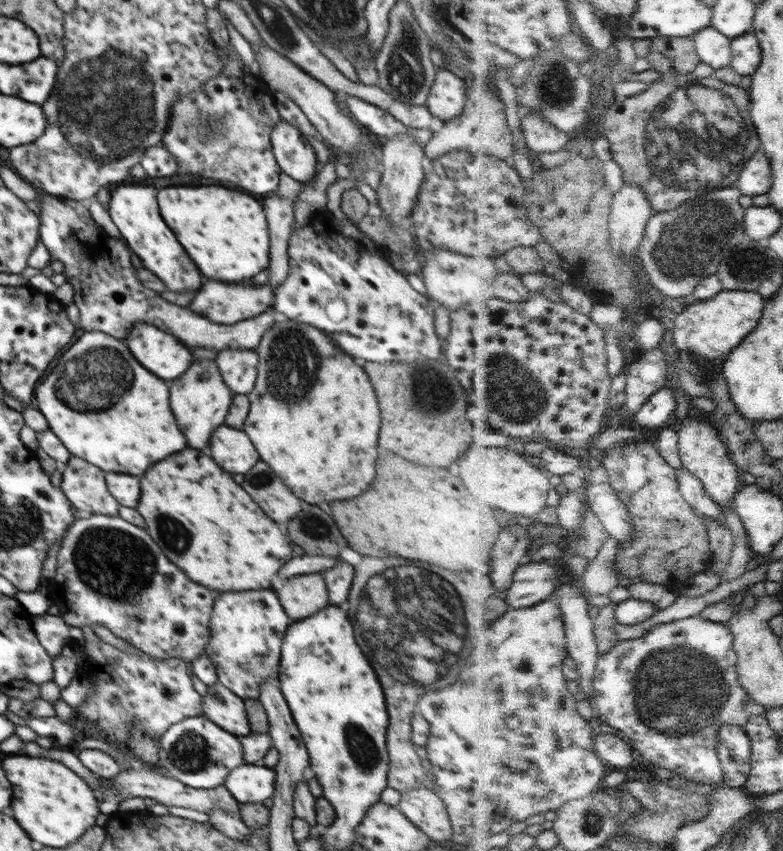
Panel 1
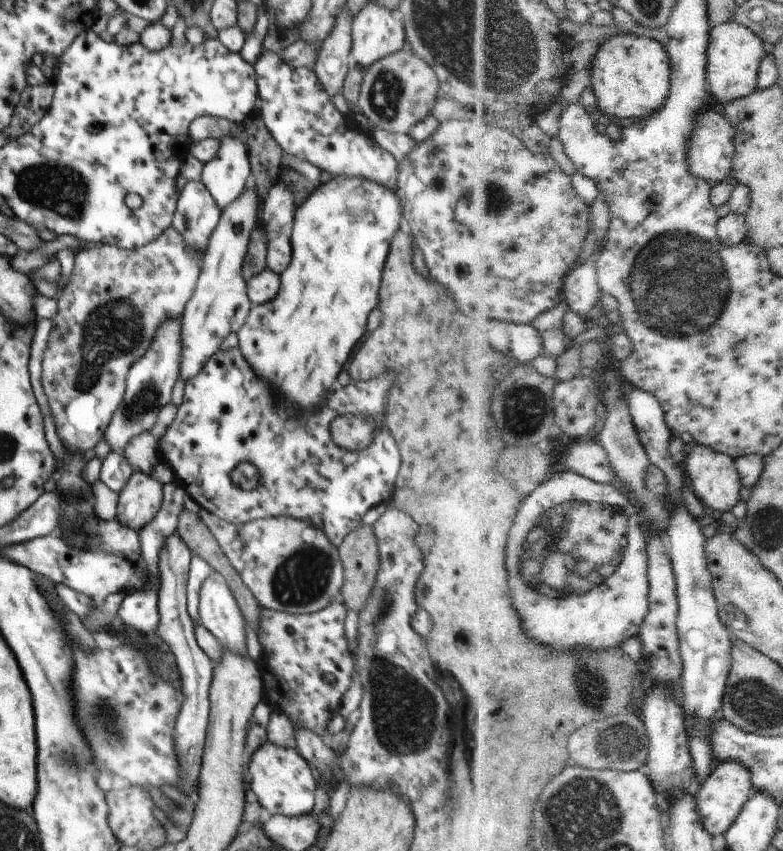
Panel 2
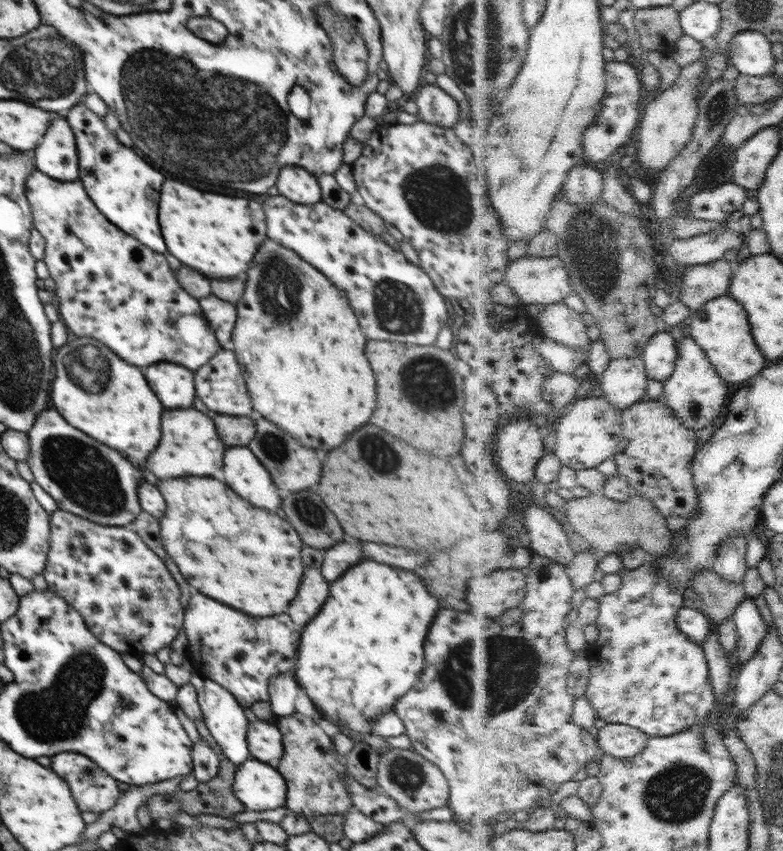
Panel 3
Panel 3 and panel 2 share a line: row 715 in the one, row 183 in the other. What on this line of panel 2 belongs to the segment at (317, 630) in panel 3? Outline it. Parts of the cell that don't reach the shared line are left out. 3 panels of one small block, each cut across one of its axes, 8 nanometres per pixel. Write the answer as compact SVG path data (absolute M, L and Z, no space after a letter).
M335 175L329 182L322 183L318 188L315 188L310 193L310 196L306 198L304 204L298 205L294 213L292 235L290 237L290 244L292 244L292 252L294 254L292 254L292 262L290 262L288 270L285 270L280 275L280 290L276 294L276 298L272 298L269 303L253 306L248 313L246 322L237 332L237 347L248 361L248 364L251 367L254 366L254 372L258 372L258 376L262 376L264 380L272 382L270 386L274 386L282 396L286 396L288 402L292 402L292 406L304 408L304 410L318 406L322 394L326 394L326 390L330 390L330 386L336 380L338 372L342 370L344 362L350 358L350 352L354 350L354 346L358 344L362 334L366 332L366 318L368 318L370 310L374 310L376 304L378 304L378 288L380 288L385 260L390 250L389 244L394 234L399 229L404 228L403 221L402 203L397 194L392 192L390 188L365 178Z

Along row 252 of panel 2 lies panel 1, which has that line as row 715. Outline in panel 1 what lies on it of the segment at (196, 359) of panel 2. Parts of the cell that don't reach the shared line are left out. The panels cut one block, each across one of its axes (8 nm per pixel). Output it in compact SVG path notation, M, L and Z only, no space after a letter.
M217 683L208 686L208 693L203 696L201 707L203 714L208 720L211 720L220 728L227 730L230 734L236 735L237 737L251 734L243 699L232 693L222 684Z

